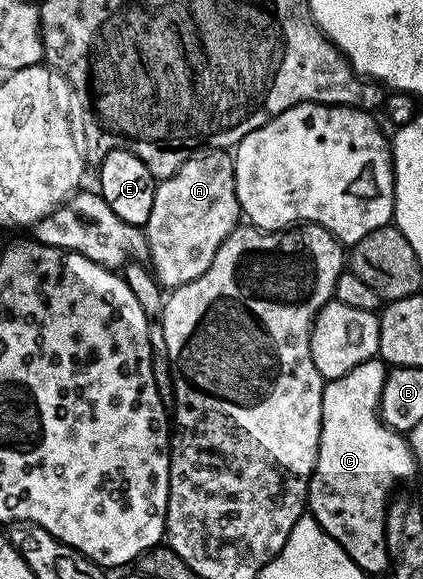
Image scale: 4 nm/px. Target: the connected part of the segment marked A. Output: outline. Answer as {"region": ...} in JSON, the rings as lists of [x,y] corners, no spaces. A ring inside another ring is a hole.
{"region":[[[211,150],[203,152],[197,156],[193,156],[192,158],[188,158],[188,162],[184,162],[184,166],[180,166],[180,170],[176,170],[176,174],[172,174],[167,180],[157,181],[154,189],[154,197],[152,198],[152,214],[148,214],[148,222],[144,226],[144,231],[146,234],[146,245],[150,251],[148,264],[163,289],[173,290],[180,286],[184,286],[188,282],[192,282],[196,278],[200,278],[200,274],[204,274],[204,270],[208,270],[208,266],[212,266],[212,258],[216,258],[216,250],[220,250],[220,246],[224,242],[224,238],[228,238],[228,234],[232,234],[232,230],[239,227],[241,216],[242,208],[239,206],[238,199],[236,198],[234,157],[229,151]]]}

